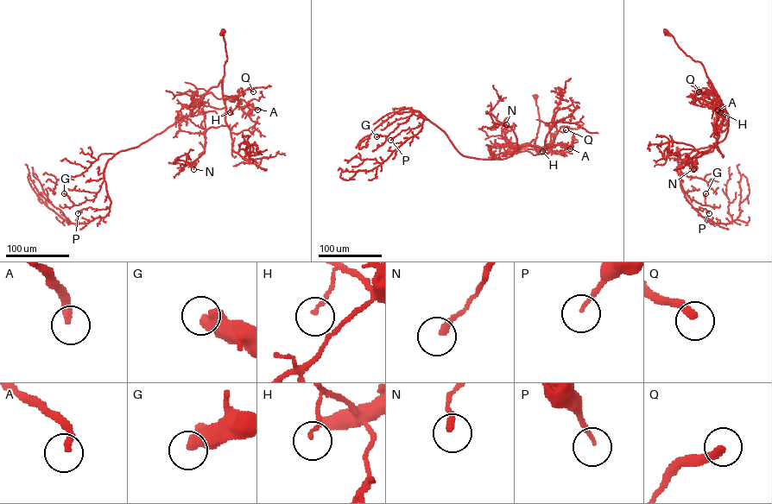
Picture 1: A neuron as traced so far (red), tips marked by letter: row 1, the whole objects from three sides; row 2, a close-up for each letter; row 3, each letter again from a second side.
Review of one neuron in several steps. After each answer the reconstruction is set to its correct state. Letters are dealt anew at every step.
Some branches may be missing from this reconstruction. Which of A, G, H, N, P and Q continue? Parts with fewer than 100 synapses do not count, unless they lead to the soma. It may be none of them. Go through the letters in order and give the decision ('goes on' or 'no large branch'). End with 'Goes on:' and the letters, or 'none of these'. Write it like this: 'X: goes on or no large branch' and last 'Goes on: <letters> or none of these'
A: no large branch
G: no large branch
H: no large branch
N: no large branch
P: no large branch
Q: no large branch
Goes on: none of these

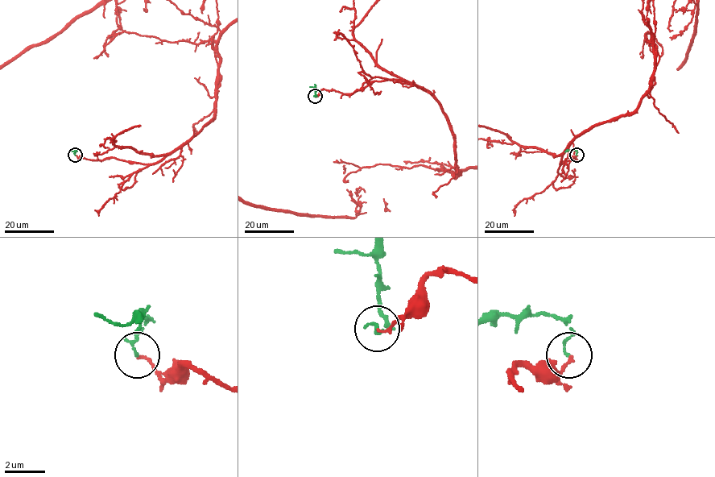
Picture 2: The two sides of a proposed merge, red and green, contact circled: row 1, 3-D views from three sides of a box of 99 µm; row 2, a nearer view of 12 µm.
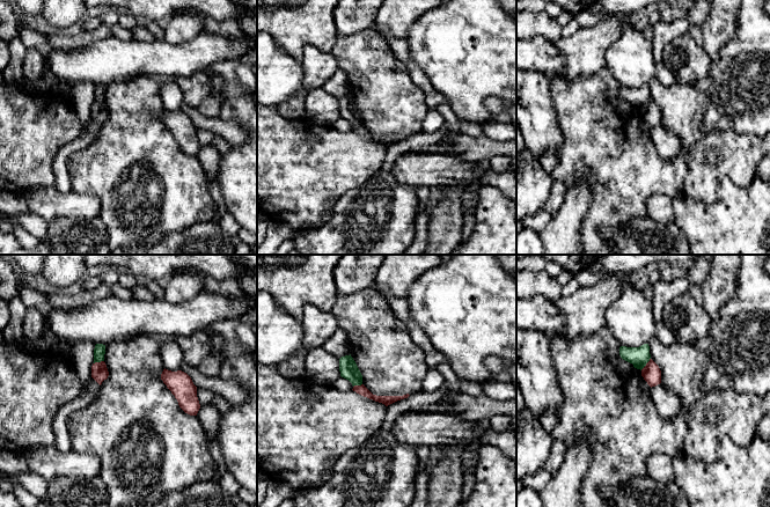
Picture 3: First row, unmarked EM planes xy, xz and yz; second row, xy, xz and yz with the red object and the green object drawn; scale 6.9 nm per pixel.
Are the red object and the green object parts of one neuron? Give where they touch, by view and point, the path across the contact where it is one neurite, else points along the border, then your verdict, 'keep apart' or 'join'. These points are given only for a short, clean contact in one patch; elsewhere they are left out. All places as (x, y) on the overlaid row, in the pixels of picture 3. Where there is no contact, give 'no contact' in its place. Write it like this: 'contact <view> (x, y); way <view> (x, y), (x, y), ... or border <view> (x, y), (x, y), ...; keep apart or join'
contact yz (646, 364); border yz (650, 358), (640, 369); keep apart

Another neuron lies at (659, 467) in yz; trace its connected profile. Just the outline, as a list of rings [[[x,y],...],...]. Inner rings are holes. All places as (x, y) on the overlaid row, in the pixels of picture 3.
[[[653,454],[646,460],[648,477],[658,483],[668,484],[674,480],[673,457],[666,454]]]

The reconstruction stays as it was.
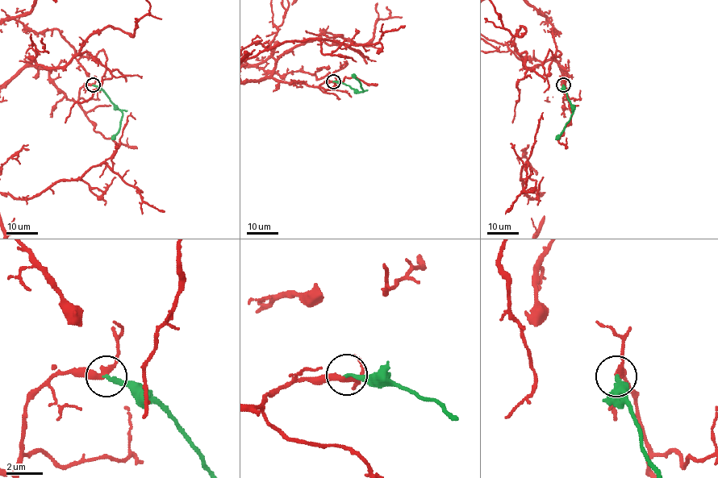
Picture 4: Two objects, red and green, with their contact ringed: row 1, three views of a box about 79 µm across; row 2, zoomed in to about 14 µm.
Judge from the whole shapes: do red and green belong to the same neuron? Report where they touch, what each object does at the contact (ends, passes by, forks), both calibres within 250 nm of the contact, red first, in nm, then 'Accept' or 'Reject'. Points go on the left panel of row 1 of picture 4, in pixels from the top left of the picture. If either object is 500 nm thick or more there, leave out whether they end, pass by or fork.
Place: (93, 85). At the ring red passes by. At the ring green ends. Thickness 320 nm (red) against 240 nm. Reject

